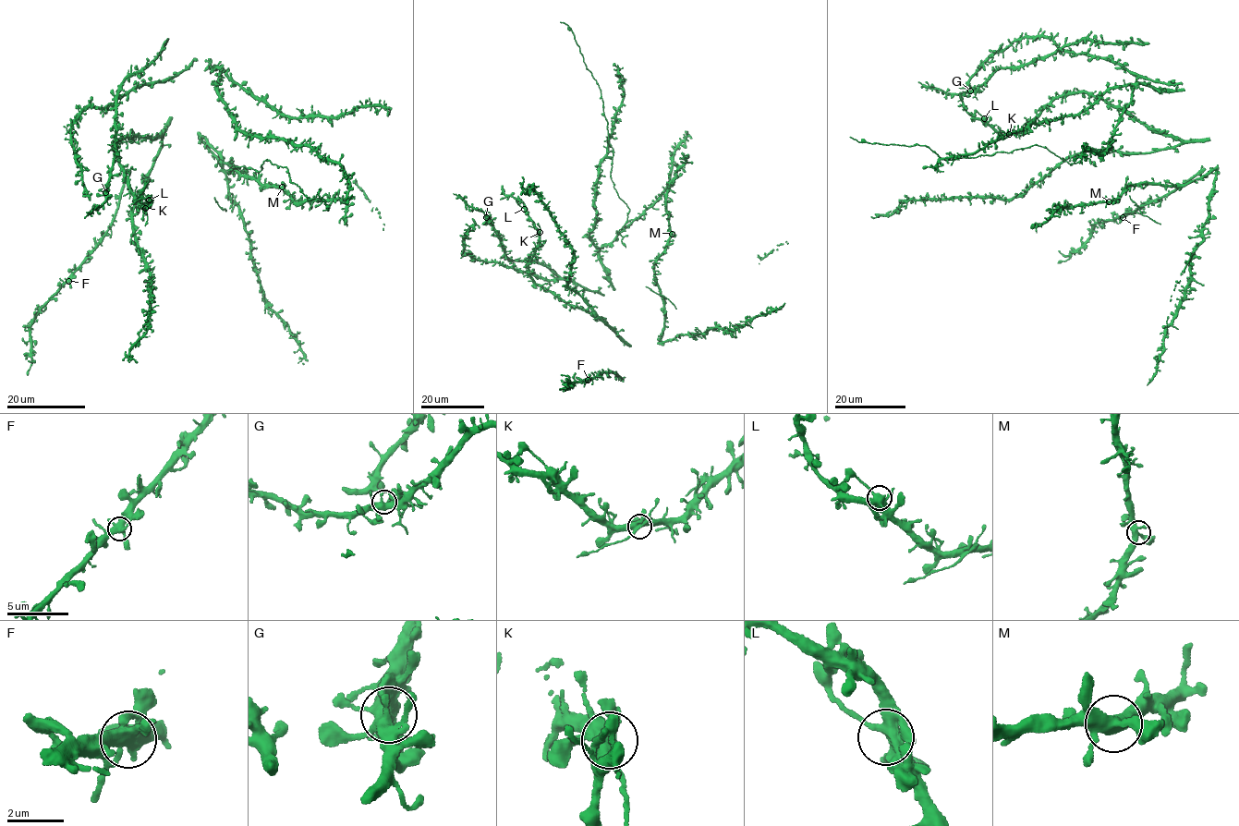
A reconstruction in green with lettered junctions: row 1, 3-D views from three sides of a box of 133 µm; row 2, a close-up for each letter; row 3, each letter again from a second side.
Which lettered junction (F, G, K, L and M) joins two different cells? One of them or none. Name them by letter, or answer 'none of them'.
K

